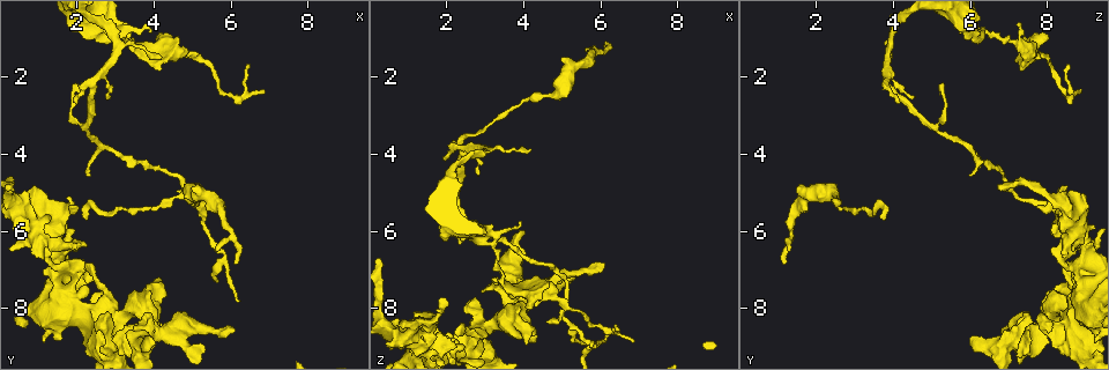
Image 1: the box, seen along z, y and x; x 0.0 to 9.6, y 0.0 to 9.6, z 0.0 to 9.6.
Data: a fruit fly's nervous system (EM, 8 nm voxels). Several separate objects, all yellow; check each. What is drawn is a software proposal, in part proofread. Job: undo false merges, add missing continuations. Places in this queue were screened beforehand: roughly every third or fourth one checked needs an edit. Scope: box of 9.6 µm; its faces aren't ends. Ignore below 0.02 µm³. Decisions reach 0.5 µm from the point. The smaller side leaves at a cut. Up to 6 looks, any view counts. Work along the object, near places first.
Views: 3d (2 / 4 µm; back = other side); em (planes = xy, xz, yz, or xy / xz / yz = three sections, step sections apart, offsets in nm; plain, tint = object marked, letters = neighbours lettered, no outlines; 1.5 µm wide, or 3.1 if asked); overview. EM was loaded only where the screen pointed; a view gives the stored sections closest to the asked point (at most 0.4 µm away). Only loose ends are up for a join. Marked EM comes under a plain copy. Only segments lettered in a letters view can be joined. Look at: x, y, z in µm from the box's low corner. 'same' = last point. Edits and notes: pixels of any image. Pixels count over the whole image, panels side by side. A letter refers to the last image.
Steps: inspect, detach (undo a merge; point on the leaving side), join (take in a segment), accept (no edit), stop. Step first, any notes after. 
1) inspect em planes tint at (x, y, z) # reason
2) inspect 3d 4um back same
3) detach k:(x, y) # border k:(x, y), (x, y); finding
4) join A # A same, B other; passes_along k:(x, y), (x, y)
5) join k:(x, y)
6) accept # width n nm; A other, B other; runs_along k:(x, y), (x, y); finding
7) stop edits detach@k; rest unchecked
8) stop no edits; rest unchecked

inspect em xy step 8 tint at (1.95, 5.40, 7.75) # branch stops here

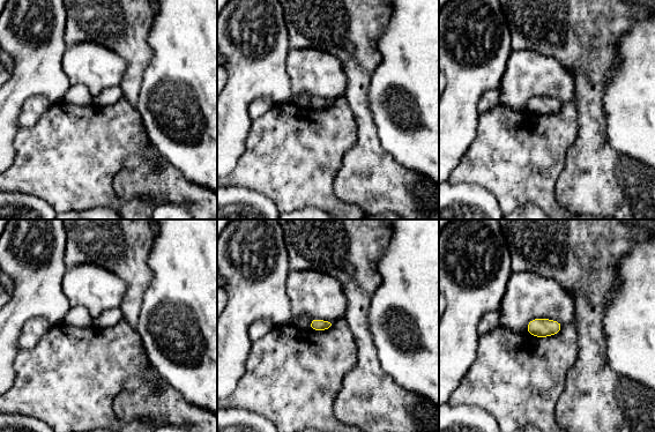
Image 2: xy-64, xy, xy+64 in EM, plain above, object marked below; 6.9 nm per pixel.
inspect em xz step 8 letters same

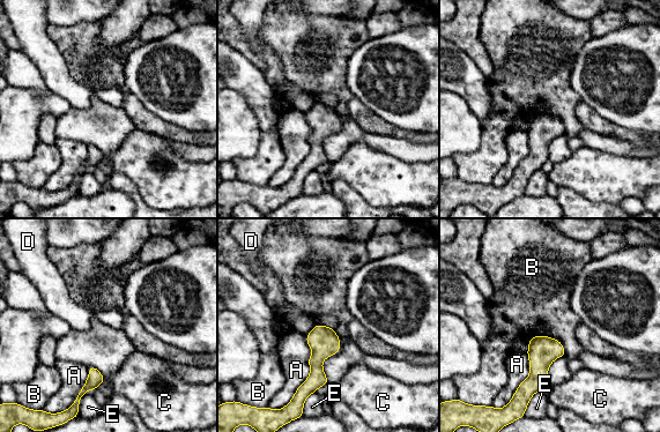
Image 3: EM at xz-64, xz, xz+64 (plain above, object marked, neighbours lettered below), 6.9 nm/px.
accept # A other, B other, C other, D other, E other; border 3:(528, 340), (551, 336), (565, 355); none of them fits

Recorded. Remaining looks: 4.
inspect em xy step 8 tint at (6.85, 2.40, 8.85) # an open end

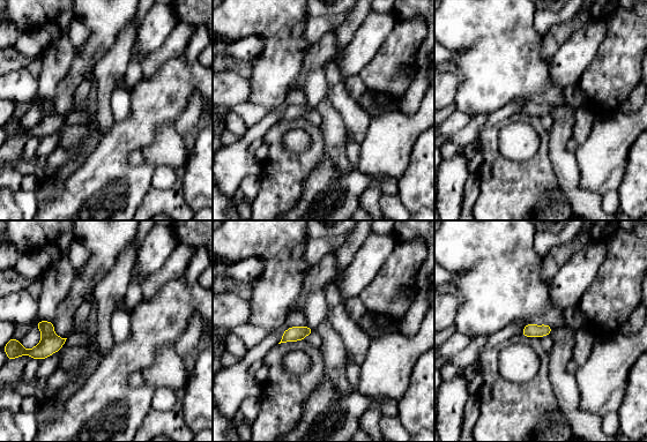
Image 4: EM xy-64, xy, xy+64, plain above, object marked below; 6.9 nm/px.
inspect em planes letters same

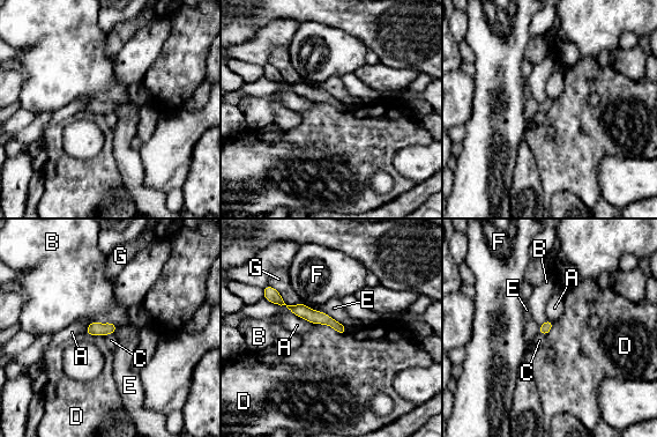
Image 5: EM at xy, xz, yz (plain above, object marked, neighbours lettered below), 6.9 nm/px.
accept # A other, B other, C other, D other, E other, F other, G other; runs_along 5:(278, 301), (342, 330); none of them fits

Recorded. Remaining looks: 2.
inspect em planes letters at (5.00, 4.85, 1.55) # branch stops here

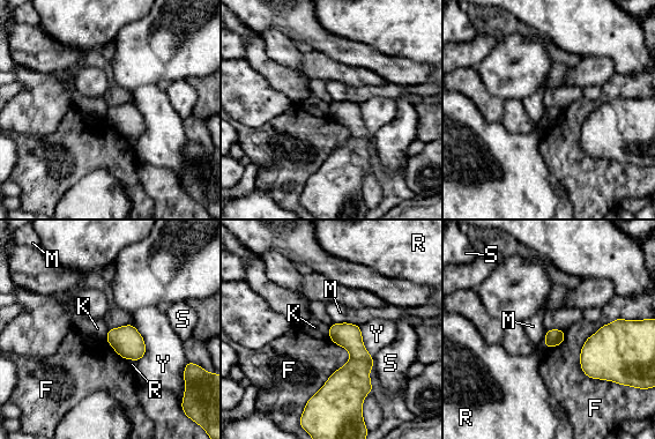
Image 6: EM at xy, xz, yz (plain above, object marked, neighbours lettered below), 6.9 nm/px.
accept # longest_contact F 480 nm; F other, K other, M other, R other, S other, Y other; no lettered segment goes on from it

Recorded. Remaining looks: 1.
stop no edits; rest unchecked

